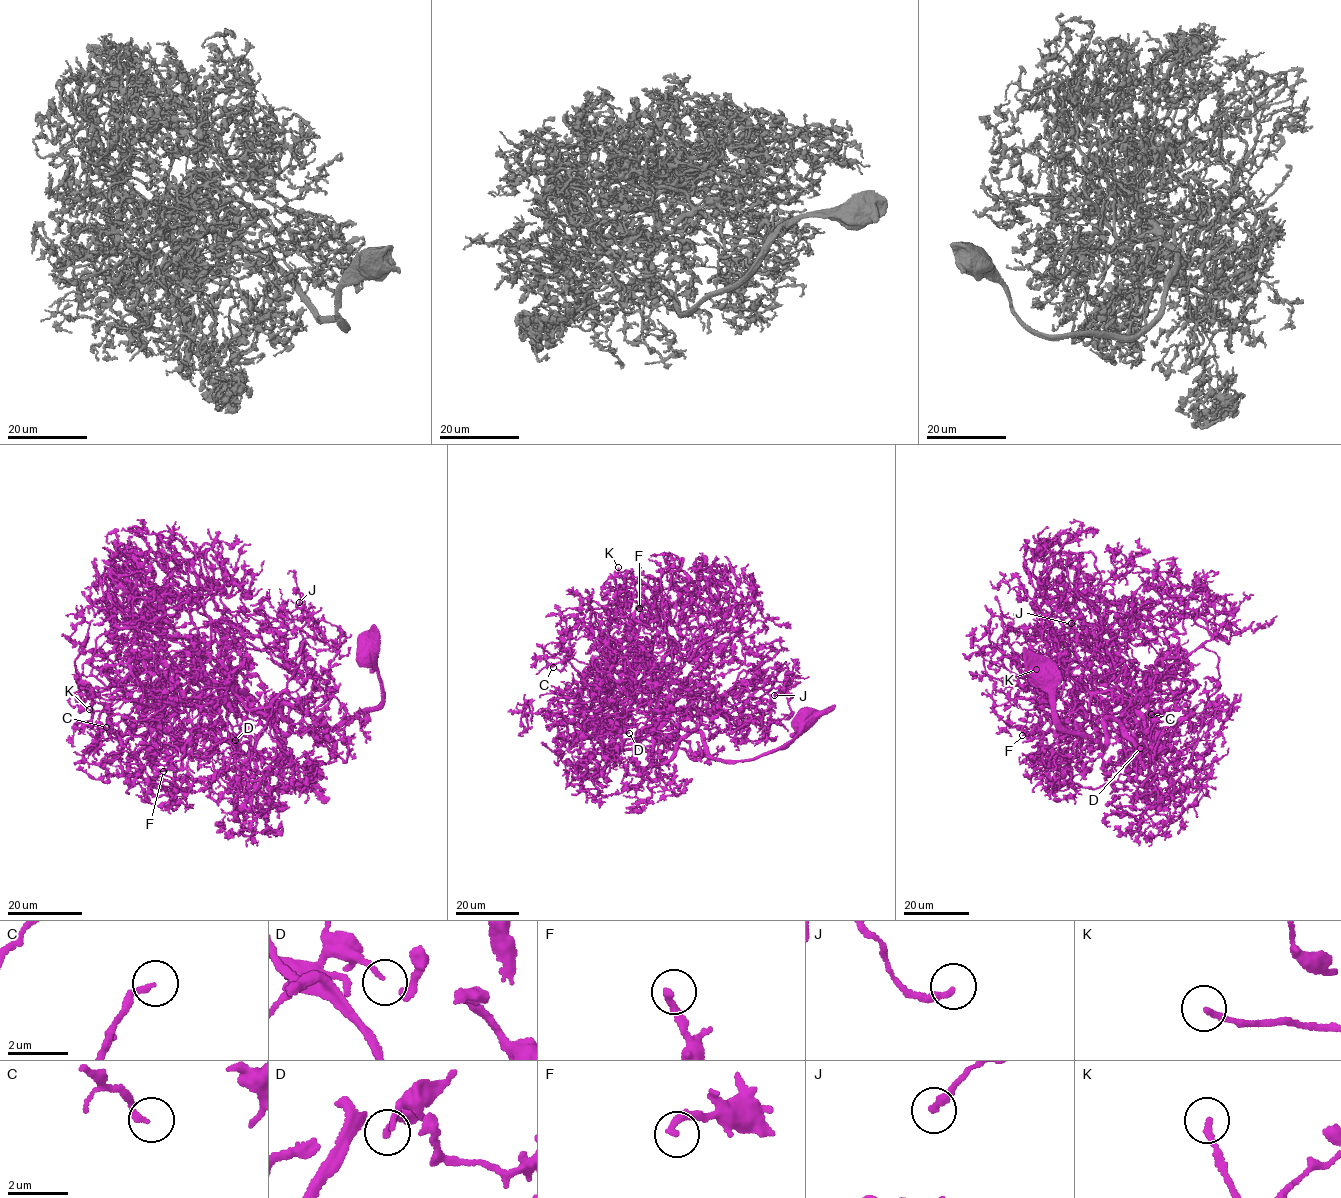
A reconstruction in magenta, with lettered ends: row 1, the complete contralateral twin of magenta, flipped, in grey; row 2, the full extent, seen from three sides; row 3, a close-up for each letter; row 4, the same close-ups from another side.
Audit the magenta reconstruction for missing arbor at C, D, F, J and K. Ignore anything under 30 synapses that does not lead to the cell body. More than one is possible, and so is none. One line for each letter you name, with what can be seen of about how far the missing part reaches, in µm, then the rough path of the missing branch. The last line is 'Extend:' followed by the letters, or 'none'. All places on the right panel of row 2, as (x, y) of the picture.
K: about 10 µm are missing; missing branch runs (1036, 669), (1036, 659), (1048, 661), (1045, 669)
Extend: K

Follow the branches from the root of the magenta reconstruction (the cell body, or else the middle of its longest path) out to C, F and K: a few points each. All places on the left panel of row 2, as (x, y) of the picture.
C: (369, 651), (382, 700), (332, 727), (282, 703), (290, 726), (282, 732), (226, 682), (100, 743), (106, 727)
F: (369, 651), (377, 706), (332, 727), (282, 703), (282, 732), (227, 676), (163, 771)
K: (369, 651), (382, 700), (332, 727), (282, 703), (282, 732), (226, 682), (150, 691), (144, 719), (89, 709)

